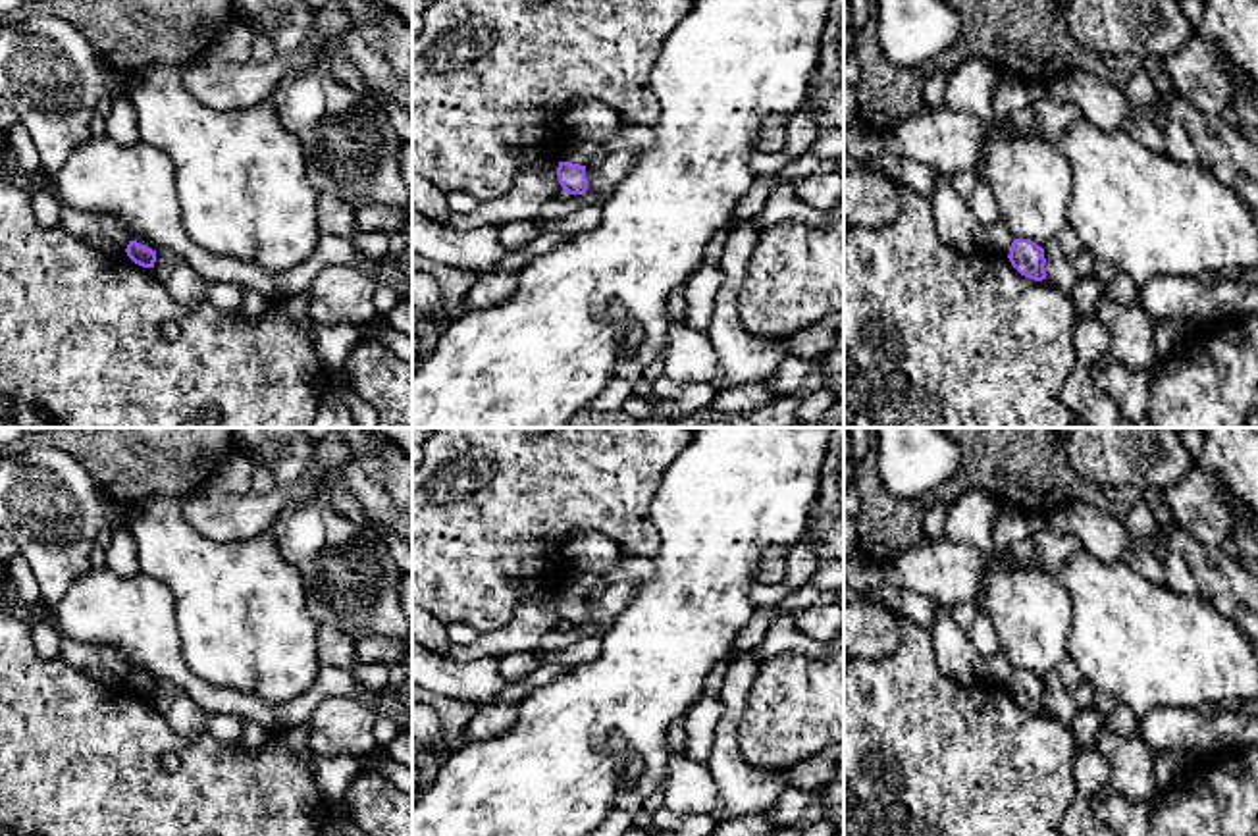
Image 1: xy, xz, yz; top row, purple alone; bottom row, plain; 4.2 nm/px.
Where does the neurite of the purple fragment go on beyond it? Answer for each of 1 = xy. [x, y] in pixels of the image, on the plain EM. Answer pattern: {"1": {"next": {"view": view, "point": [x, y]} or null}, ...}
{"1": {"next": null}}

